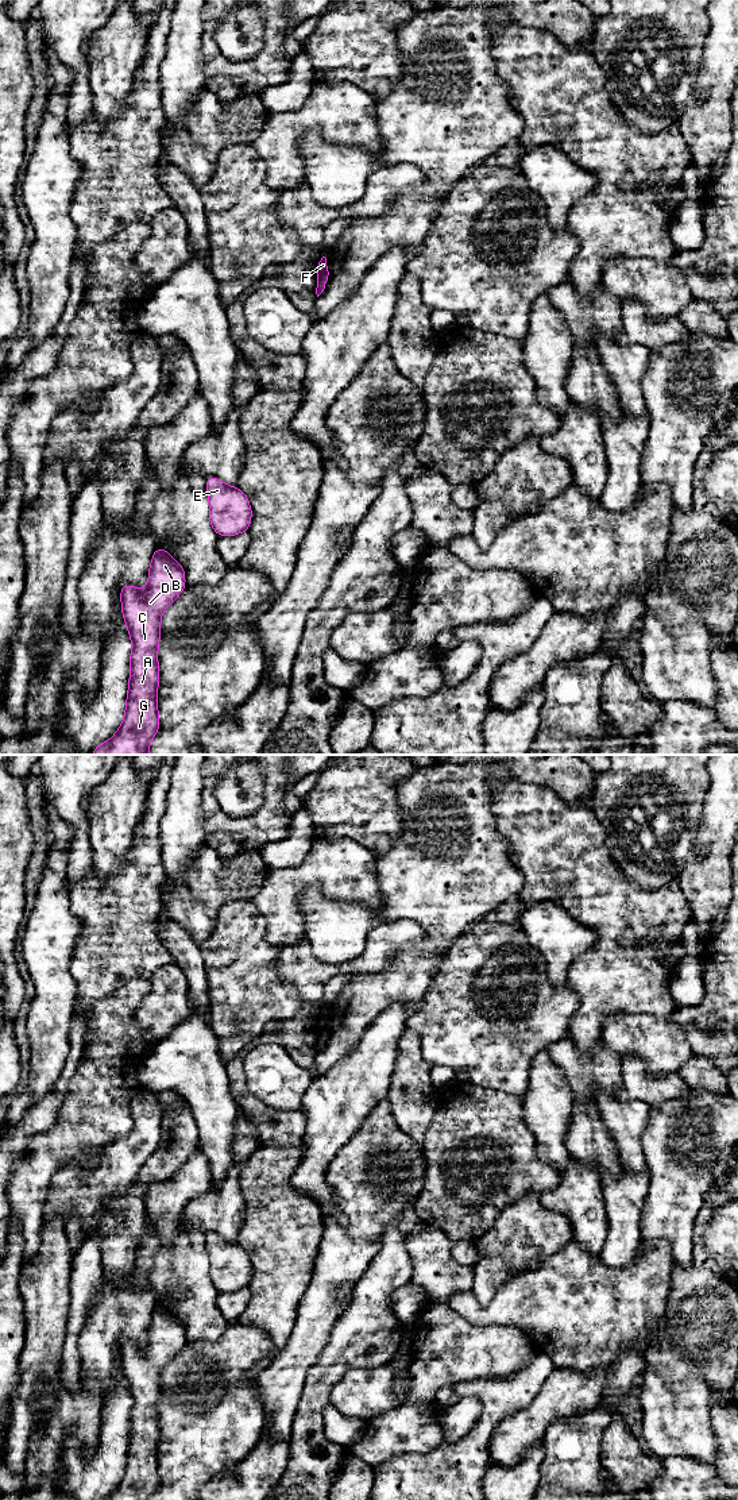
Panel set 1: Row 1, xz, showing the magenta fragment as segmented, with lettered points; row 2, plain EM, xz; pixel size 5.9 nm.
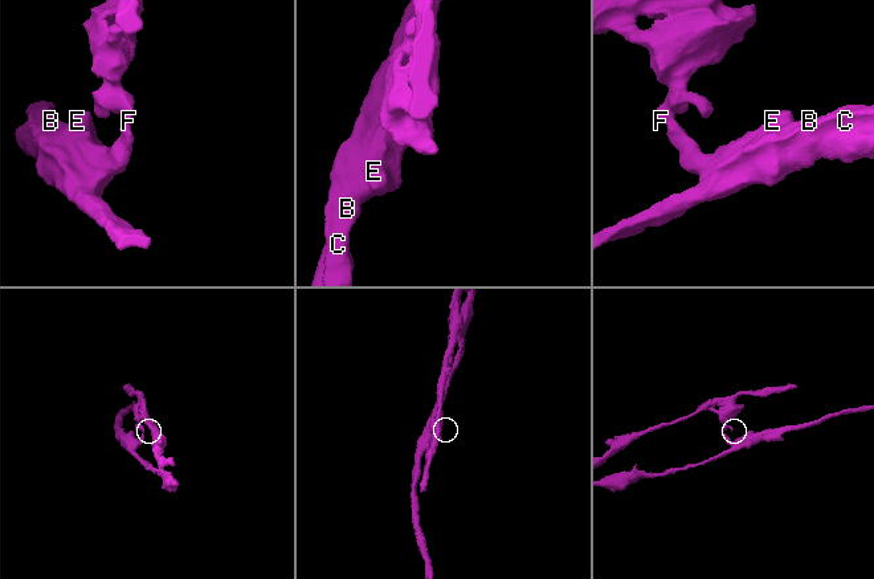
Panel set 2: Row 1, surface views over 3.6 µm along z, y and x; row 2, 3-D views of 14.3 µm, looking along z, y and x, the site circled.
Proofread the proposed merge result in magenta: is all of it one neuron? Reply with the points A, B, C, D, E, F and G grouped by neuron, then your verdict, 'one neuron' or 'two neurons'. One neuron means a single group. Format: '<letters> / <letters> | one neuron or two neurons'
A B C D E G / F | two neurons

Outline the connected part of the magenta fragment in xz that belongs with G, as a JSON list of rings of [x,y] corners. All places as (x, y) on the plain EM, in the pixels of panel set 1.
[[[155,1303],[148,1326],[146,1345],[123,1341],[120,1345],[121,1369],[132,1397],[130,1411],[131,1430],[125,1458],[125,1472],[113,1493],[101,1500],[150,1500],[159,1486],[158,1472],[158,1401],[161,1396],[161,1372],[185,1346],[185,1324],[166,1307]]]

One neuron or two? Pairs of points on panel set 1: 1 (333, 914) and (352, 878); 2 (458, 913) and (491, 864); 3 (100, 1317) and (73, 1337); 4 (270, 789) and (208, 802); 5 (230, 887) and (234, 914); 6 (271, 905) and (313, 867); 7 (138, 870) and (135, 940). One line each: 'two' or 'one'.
1: two
2: one
3: two
4: one
5: two
6: one
7: one

